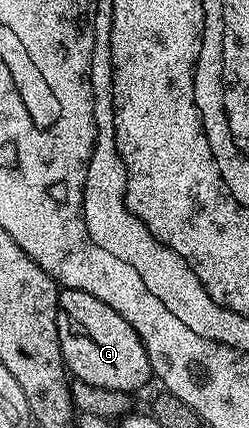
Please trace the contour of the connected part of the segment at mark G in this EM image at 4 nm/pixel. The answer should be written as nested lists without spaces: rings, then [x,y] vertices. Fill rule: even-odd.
[[[61,289],[57,295],[57,330],[65,368],[76,380],[128,394],[151,381],[153,368],[135,327],[119,311],[111,311],[103,299],[87,295],[87,291]]]

